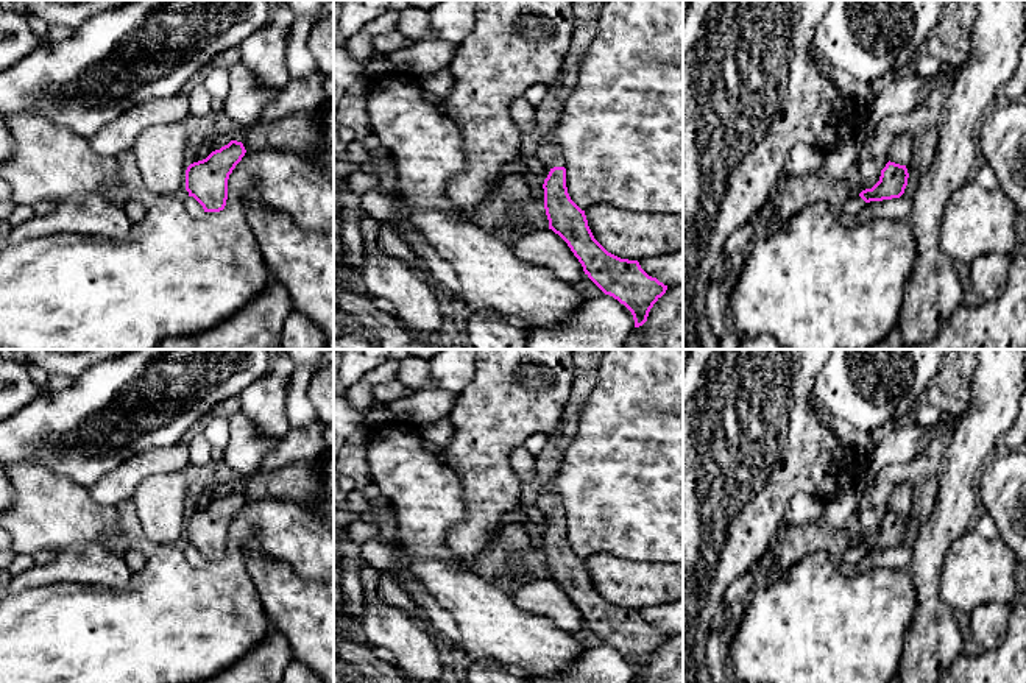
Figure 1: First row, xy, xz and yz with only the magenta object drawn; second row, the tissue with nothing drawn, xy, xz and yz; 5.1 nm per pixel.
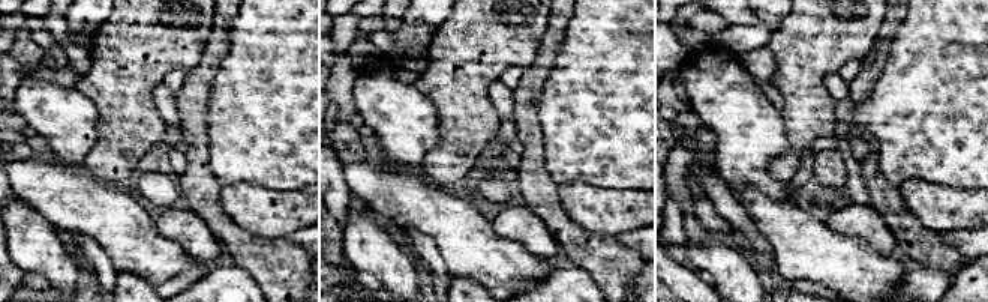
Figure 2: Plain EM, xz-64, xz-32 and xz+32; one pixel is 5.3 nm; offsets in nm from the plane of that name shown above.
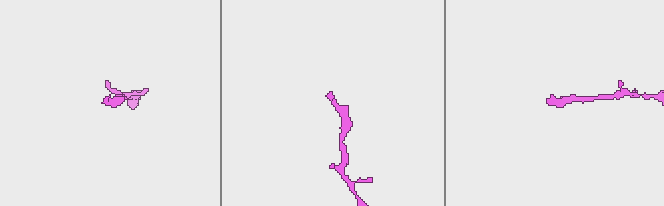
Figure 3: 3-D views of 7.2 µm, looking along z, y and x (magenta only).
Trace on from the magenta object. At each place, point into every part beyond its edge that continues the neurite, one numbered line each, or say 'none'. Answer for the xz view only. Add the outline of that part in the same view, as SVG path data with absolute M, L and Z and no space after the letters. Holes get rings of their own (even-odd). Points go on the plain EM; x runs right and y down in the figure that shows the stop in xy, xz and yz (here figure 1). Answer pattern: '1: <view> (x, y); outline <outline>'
1: xz (548, 460); outline M572 349L575 377L569 395L569 410L563 415L557 430L547 435L544 448L535 455L535 477L540 483L536 507L547 518L564 516L564 507L560 496L552 490L552 480L577 430L577 409L586 402L594 388L600 359L607 351L608 349Z

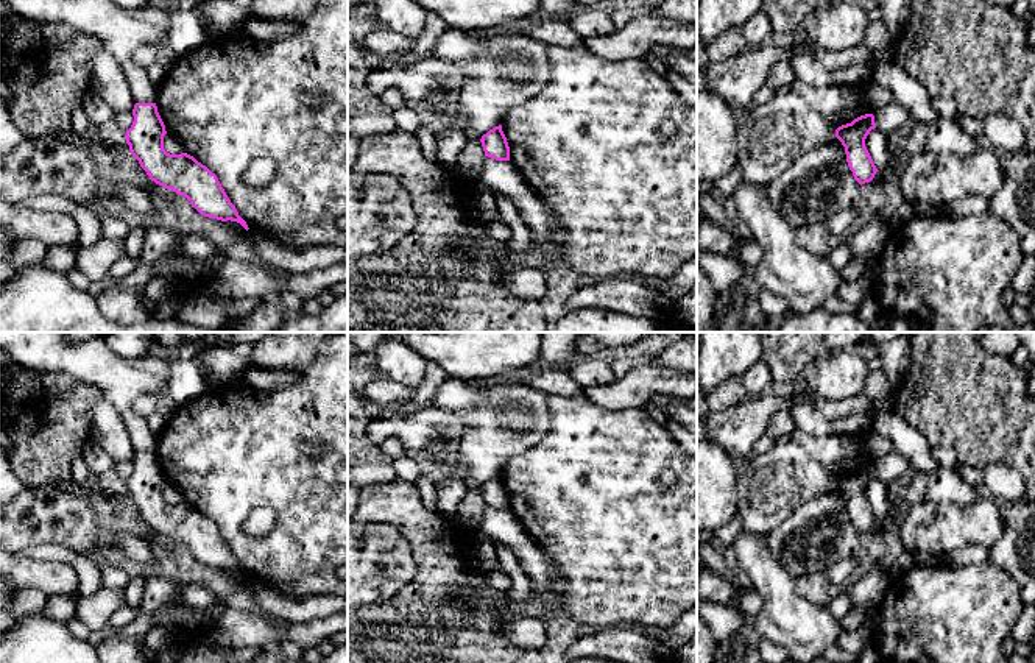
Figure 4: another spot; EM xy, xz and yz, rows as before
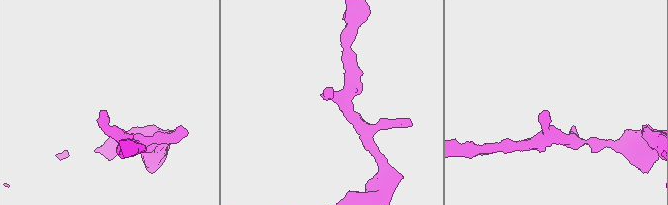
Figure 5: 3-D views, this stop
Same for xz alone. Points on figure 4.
none

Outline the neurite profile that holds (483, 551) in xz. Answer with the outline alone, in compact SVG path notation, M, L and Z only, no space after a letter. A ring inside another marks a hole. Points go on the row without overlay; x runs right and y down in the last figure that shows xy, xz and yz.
M477 535L474 540L472 555L475 558L474 566L482 573L491 574L496 571L503 571L496 555L496 544L482 535Z

